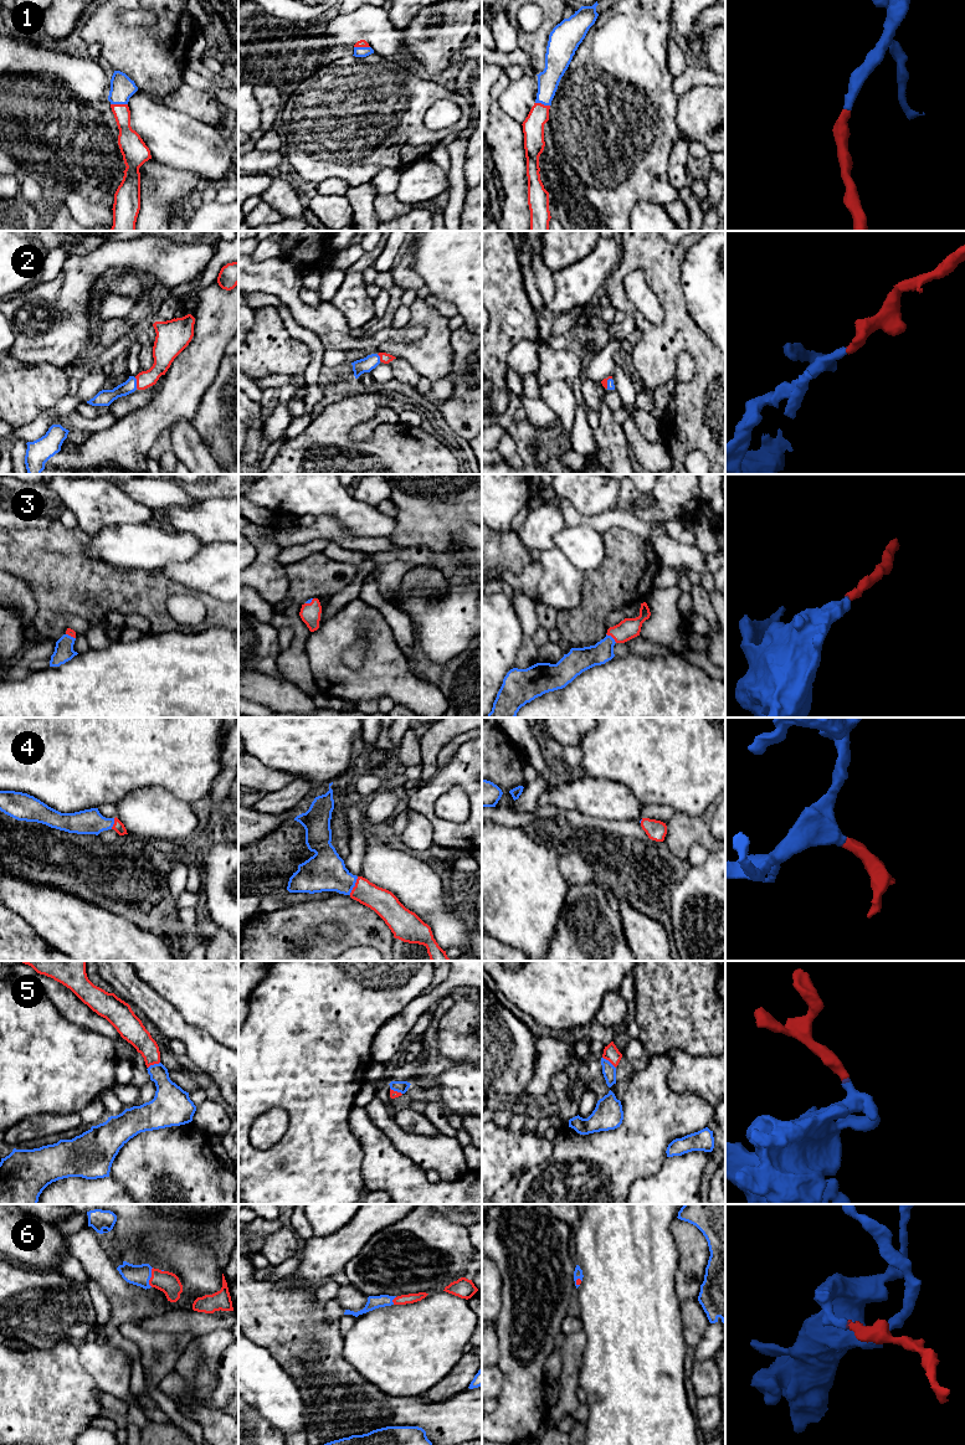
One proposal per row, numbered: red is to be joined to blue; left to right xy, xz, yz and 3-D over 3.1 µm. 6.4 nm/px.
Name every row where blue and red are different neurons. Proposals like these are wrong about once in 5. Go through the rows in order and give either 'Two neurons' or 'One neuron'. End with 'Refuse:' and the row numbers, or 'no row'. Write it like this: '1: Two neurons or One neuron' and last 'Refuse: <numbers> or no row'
1: One neuron
2: One neuron
3: One neuron
4: One neuron
5: One neuron
6: One neuron
Refuse: no row

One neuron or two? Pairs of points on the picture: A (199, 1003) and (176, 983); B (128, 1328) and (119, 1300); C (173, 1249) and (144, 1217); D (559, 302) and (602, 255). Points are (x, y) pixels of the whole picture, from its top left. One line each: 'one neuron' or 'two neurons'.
A: one neuron
B: two neurons
C: two neurons
D: one neuron

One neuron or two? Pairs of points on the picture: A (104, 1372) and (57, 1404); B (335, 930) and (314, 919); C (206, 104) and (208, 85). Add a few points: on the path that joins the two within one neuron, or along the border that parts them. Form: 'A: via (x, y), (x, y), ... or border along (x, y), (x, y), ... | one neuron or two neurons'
A: border along (78, 1354), (80, 1363), (99, 1389) | two neurons
B: border along (317, 929), (326, 924), (337, 924), (343, 932) | two neurons
C: border along (184, 83), (208, 91), (222, 107) | two neurons

